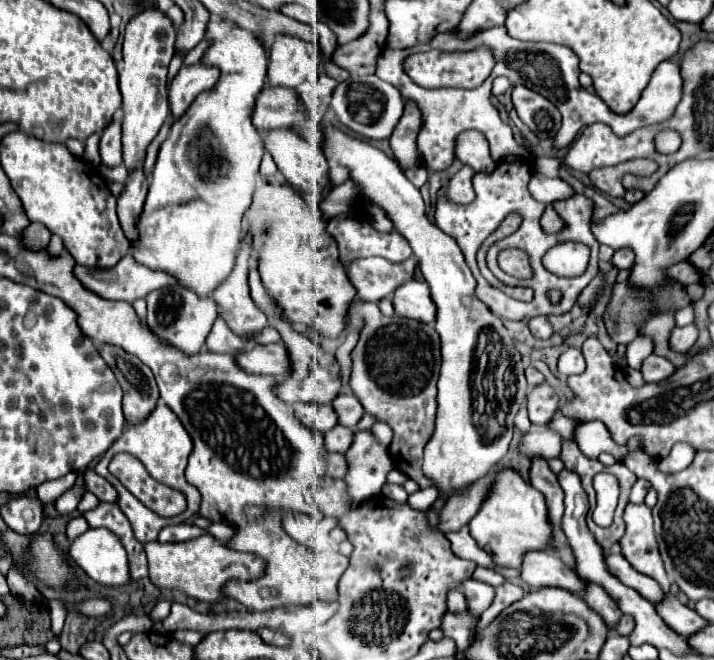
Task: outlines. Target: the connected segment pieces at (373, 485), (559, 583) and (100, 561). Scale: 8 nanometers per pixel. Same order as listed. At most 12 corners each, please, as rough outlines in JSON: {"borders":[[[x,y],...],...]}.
{"borders":[[[370,430],[346,452],[344,478],[354,502],[380,496],[394,468]],[[530,552],[520,570],[532,588],[582,594],[586,582],[554,552]],[[107,528],[70,544],[72,560],[98,584],[130,582],[126,550]]]}

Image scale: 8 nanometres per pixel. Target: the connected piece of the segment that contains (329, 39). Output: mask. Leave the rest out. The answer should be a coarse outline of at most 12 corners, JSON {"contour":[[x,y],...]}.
{"contour":[[322,20],[314,22],[322,50],[322,60],[332,60],[336,48],[334,34]]}

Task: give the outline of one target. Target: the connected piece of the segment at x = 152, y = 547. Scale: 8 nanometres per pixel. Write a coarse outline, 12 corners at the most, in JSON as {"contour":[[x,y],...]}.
{"contour":[[212,534],[144,546],[150,580],[222,602],[230,580],[264,574],[260,556]]}

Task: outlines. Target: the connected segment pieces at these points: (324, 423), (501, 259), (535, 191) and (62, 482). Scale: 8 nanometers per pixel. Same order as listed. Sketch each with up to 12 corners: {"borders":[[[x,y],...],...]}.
{"borders":[[[296,404],[296,416],[316,432],[338,424],[330,404]],[[502,250],[498,266],[516,278],[530,278],[532,266],[522,250]],[[532,172],[528,190],[540,202],[564,200],[574,190],[560,178]],[[78,471],[42,483],[36,489],[44,503],[54,503],[81,475]]]}

